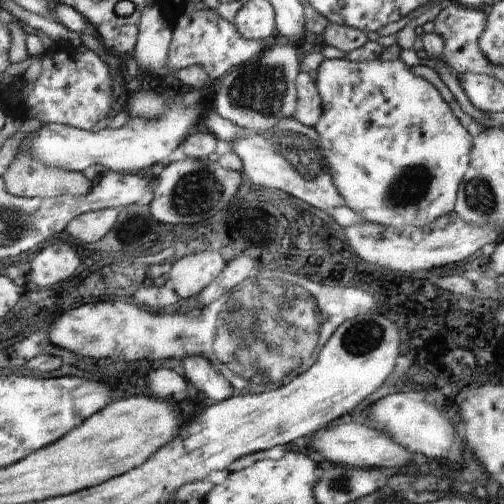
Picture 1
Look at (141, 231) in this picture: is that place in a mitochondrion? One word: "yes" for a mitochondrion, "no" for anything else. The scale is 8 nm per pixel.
no

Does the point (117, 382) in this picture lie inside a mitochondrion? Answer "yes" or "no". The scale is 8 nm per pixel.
no

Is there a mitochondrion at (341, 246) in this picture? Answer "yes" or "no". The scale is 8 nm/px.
no

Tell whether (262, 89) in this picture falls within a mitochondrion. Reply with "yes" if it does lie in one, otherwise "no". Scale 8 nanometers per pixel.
yes

